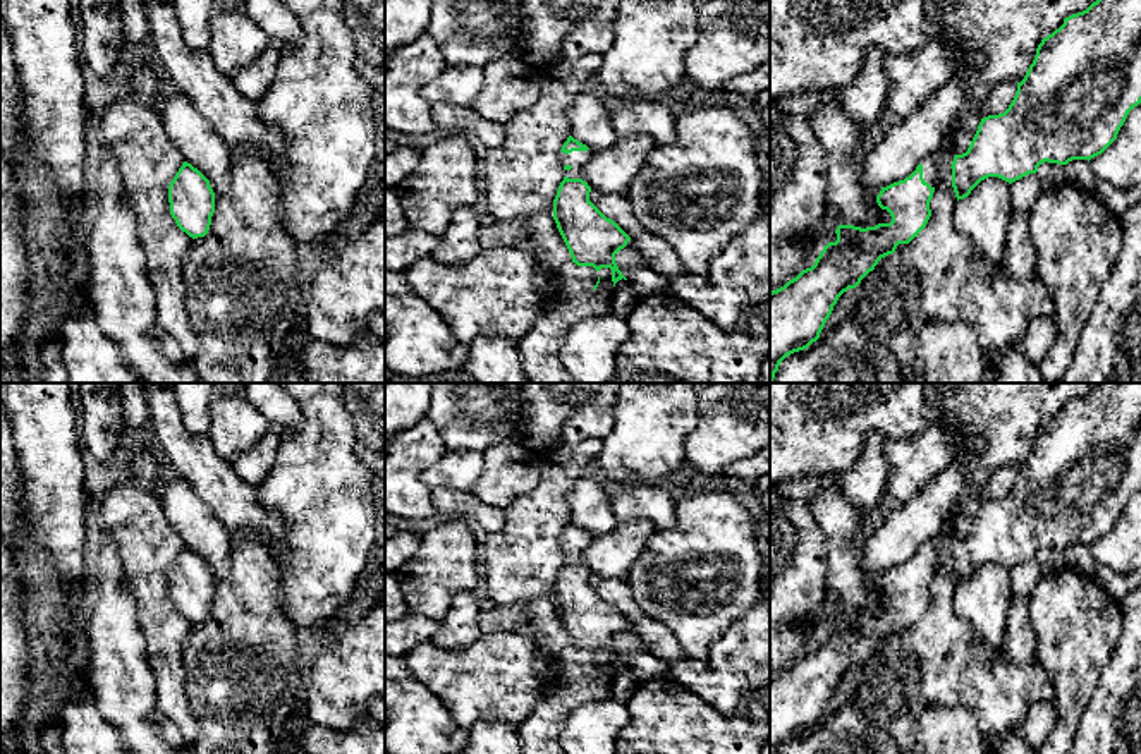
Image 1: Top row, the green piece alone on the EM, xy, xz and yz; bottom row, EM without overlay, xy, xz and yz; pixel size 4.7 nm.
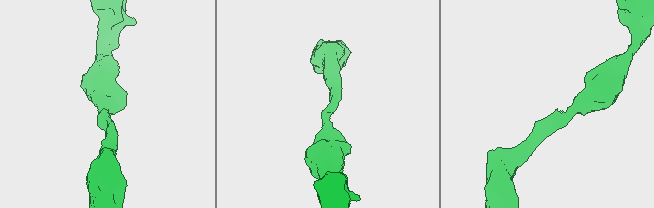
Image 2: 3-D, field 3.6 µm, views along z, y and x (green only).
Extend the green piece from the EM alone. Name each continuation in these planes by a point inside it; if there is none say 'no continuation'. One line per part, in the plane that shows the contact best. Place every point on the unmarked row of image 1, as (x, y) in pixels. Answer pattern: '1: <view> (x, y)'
1: xz (578, 545)

